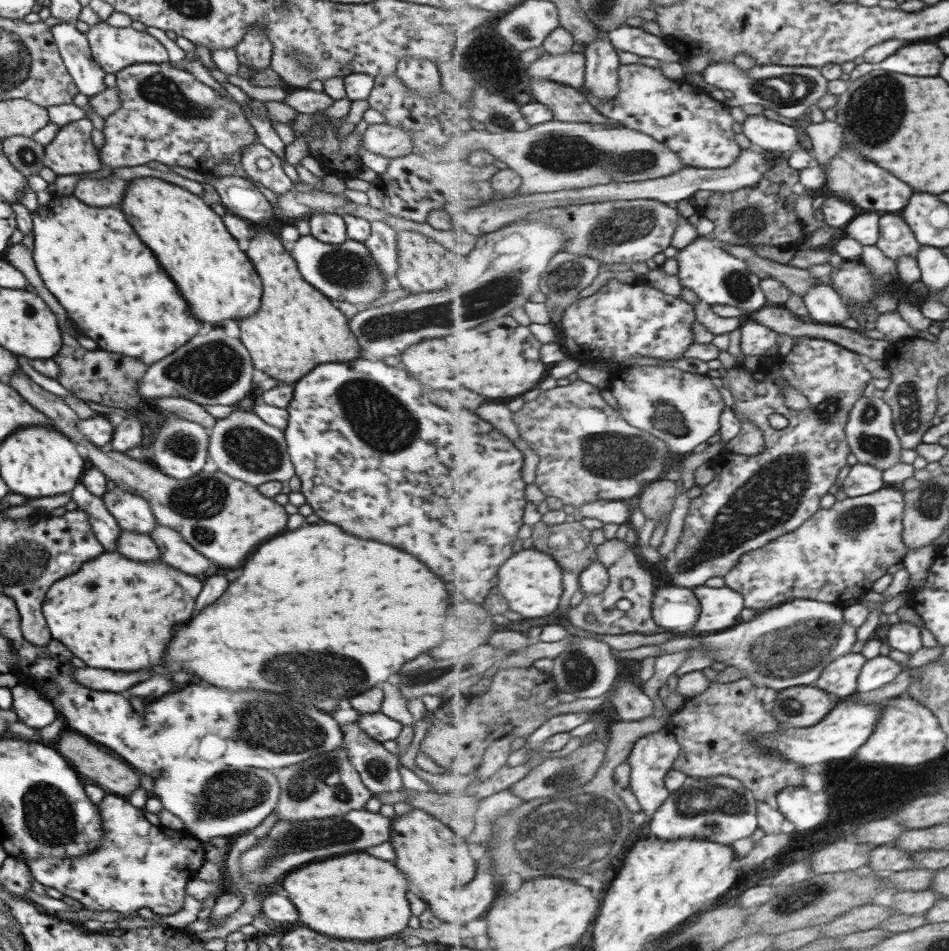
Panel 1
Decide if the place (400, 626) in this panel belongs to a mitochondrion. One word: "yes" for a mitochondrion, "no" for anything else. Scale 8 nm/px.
no

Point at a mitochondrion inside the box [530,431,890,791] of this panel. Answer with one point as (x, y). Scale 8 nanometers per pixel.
(771, 496)

